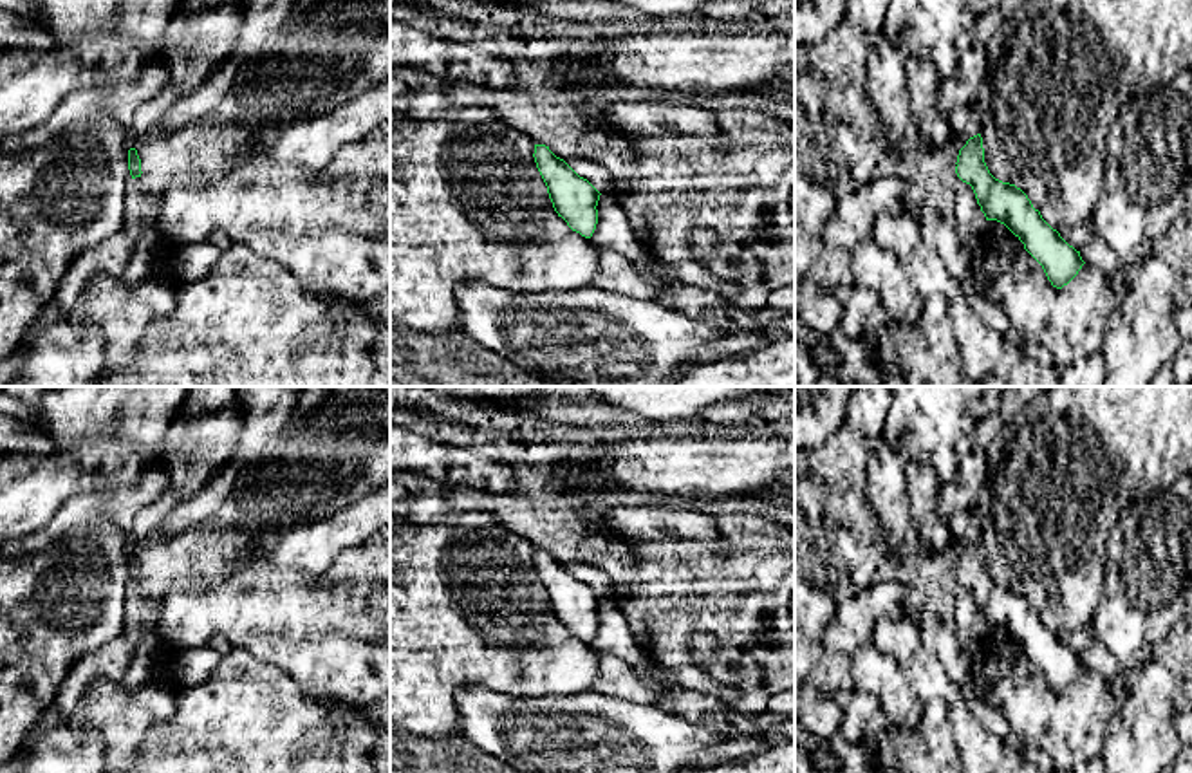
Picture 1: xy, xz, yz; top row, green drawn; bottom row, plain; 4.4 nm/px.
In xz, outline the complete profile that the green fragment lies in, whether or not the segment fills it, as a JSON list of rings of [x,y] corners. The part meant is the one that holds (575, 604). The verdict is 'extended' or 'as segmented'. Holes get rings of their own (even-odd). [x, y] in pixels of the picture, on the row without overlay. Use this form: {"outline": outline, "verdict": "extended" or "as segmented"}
{"outline": [[[535,549],[533,562],[558,621],[573,636],[591,643],[598,629],[596,610],[601,598],[563,563],[556,562],[549,551]]], "verdict": "as segmented"}

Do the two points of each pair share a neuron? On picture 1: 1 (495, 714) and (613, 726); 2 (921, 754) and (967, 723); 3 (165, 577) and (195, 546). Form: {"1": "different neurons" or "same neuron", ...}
{"1": "same neuron", "2": "different neurons", "3": "same neuron"}

